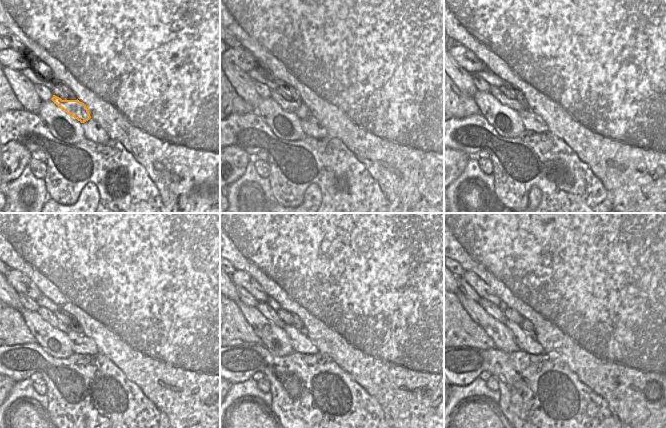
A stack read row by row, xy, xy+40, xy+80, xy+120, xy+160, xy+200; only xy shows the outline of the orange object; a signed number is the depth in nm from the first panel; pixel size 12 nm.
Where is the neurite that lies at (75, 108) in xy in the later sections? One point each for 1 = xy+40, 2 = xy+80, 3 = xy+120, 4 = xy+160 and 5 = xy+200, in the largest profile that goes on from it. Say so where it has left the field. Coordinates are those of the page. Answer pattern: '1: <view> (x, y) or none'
1: xy+40 (300, 109)
2: xy+80 (495, 91)
3: xy+120 (48, 316)
4: xy+160 (269, 313)
5: xy+200 (489, 307)

